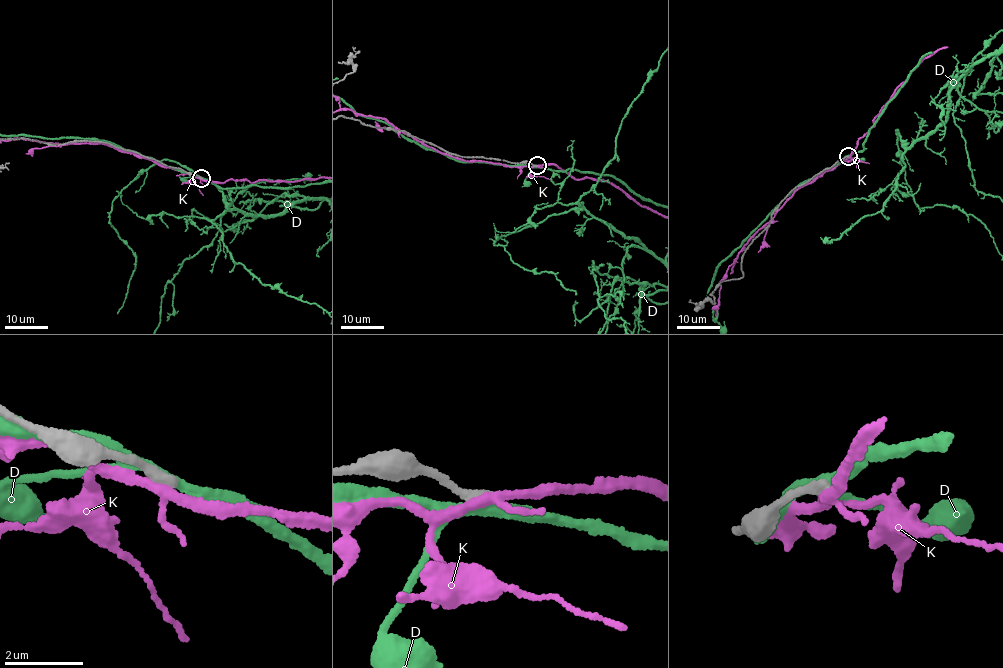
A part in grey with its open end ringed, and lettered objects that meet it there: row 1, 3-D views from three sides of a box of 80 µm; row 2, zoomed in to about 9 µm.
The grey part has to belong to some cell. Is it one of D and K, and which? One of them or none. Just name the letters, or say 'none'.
none

